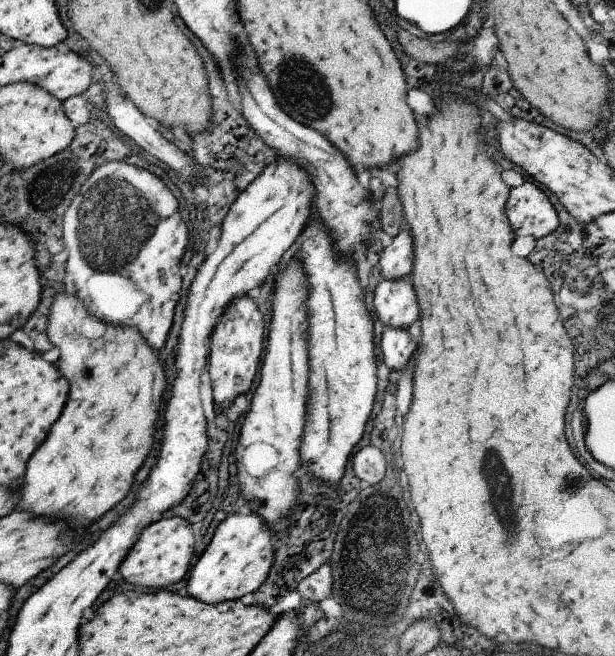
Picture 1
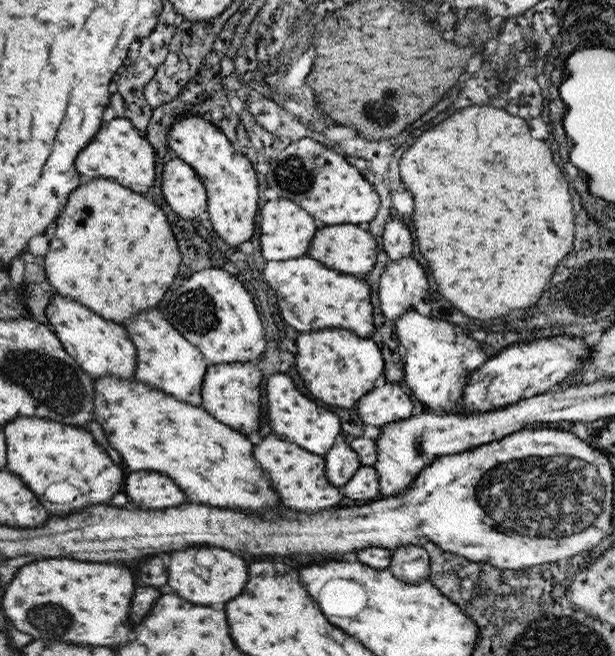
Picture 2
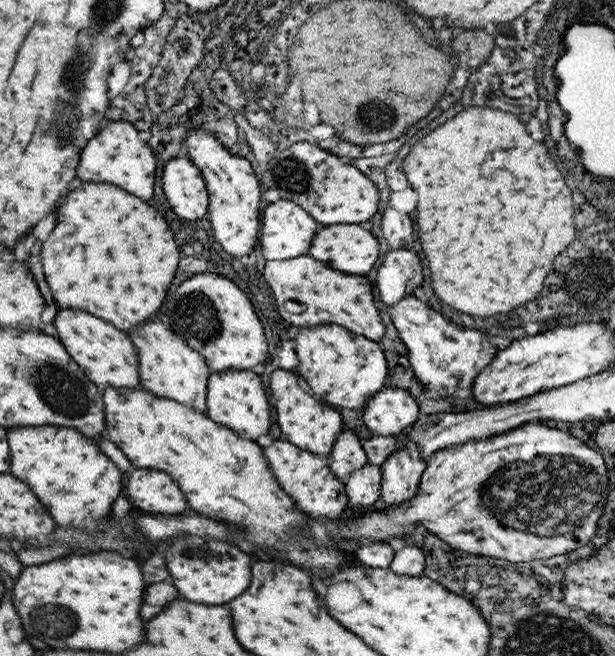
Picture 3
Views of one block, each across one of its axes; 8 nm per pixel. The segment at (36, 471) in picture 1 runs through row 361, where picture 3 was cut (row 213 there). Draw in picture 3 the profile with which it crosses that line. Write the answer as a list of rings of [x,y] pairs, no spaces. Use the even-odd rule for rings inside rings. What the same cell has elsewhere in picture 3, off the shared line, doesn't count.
[[[81,184],[73,192],[67,192],[63,202],[57,206],[57,220],[55,220],[53,230],[43,240],[43,244],[39,244],[39,256],[43,262],[43,274],[45,274],[47,286],[51,288],[57,310],[63,310],[63,308],[65,310],[73,310],[73,308],[85,310],[87,314],[97,314],[97,318],[105,318],[105,322],[113,322],[113,326],[117,326],[117,330],[125,330],[125,332],[131,332],[133,328],[141,326],[143,322],[149,322],[153,312],[159,310],[159,306],[167,294],[167,288],[171,284],[177,262],[179,262],[179,252],[177,252],[177,246],[173,242],[173,236],[171,236],[165,220],[151,206],[147,206],[139,198],[135,198],[135,196],[131,196],[131,194],[119,190],[117,186],[111,186],[111,184]]]

